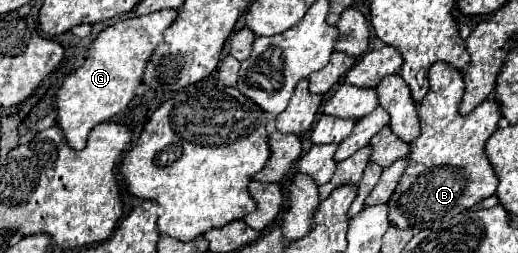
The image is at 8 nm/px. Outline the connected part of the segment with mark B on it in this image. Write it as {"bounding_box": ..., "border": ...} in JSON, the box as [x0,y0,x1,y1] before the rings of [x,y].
{"bounding_box":[388,62,502,230],"border":[[[444,62],[430,66],[428,82],[430,90],[418,104],[420,136],[410,142],[408,168],[404,170],[392,200],[388,200],[388,220],[400,230],[432,228],[432,224],[450,220],[496,192],[496,174],[488,164],[484,144],[502,118],[500,104],[496,100],[484,100],[468,116],[460,116],[458,106],[464,92],[464,80],[456,68]]]}

